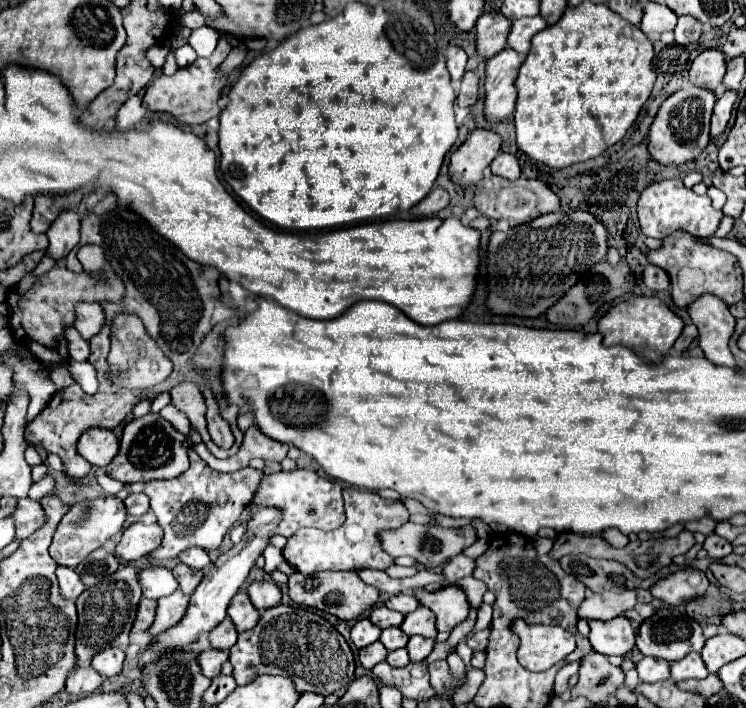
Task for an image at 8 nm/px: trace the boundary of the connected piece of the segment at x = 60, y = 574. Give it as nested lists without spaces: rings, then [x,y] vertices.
[[[57,568],[57,580],[59,580],[59,592],[65,600],[77,600],[85,586],[81,584],[81,578],[73,568]]]

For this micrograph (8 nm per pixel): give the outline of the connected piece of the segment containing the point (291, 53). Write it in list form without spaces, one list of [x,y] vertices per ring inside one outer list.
[[[351,2],[335,18],[299,30],[295,36],[281,42],[275,50],[257,56],[247,68],[243,68],[239,80],[231,86],[229,104],[221,112],[221,178],[243,202],[249,204],[255,214],[283,230],[323,230],[333,226],[388,218],[399,210],[409,210],[431,192],[443,158],[457,140],[457,124],[453,114],[455,96],[457,94],[451,86],[451,76],[445,68],[445,56],[441,54],[433,34],[429,34],[427,30],[423,32],[423,26],[411,16],[389,14],[381,6],[375,6],[371,12],[369,6],[361,2]]]

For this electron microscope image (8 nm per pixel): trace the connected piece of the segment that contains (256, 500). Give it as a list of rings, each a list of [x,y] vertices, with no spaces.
[[[293,468],[289,472],[277,472],[277,474],[263,474],[263,480],[251,500],[251,512],[249,518],[261,510],[261,508],[279,508],[283,512],[281,524],[275,528],[277,532],[297,532],[303,526],[319,528],[319,530],[335,530],[345,522],[345,510],[341,486],[331,480],[323,478],[313,470],[305,468]]]

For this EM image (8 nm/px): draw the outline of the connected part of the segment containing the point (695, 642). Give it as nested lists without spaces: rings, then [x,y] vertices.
[[[661,608],[651,618],[647,618],[639,630],[637,630],[637,648],[643,656],[663,658],[667,662],[675,662],[685,658],[689,652],[701,652],[705,644],[705,636],[701,632],[701,626],[689,618],[679,608]]]

